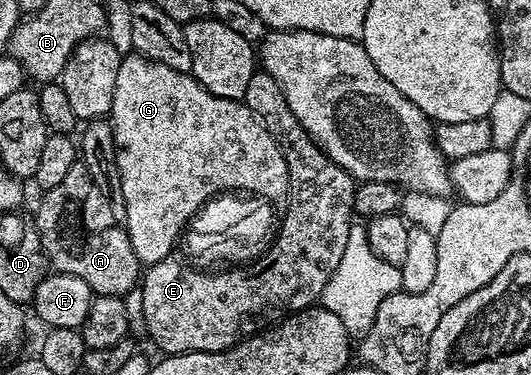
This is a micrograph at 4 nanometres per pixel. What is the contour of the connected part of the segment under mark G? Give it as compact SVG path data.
M130 54L121 61L119 74L115 74L111 123L125 203L123 227L142 265L164 260L174 251L174 232L192 221L197 204L210 192L230 185L257 188L270 196L284 191L285 164L278 155L279 146L257 113L240 100L211 94L189 72L163 66L144 54Z

